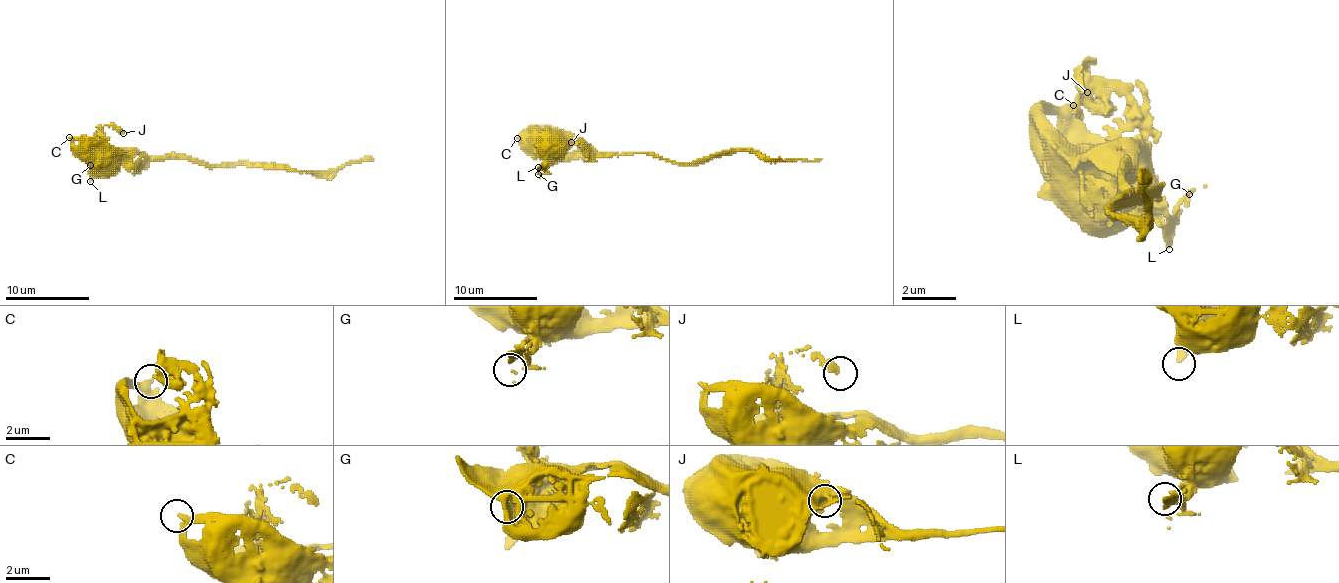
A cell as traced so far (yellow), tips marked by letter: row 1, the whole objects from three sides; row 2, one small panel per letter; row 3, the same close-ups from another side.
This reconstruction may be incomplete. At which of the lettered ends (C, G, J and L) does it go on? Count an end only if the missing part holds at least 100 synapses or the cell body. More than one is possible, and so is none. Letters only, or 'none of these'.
none of these

